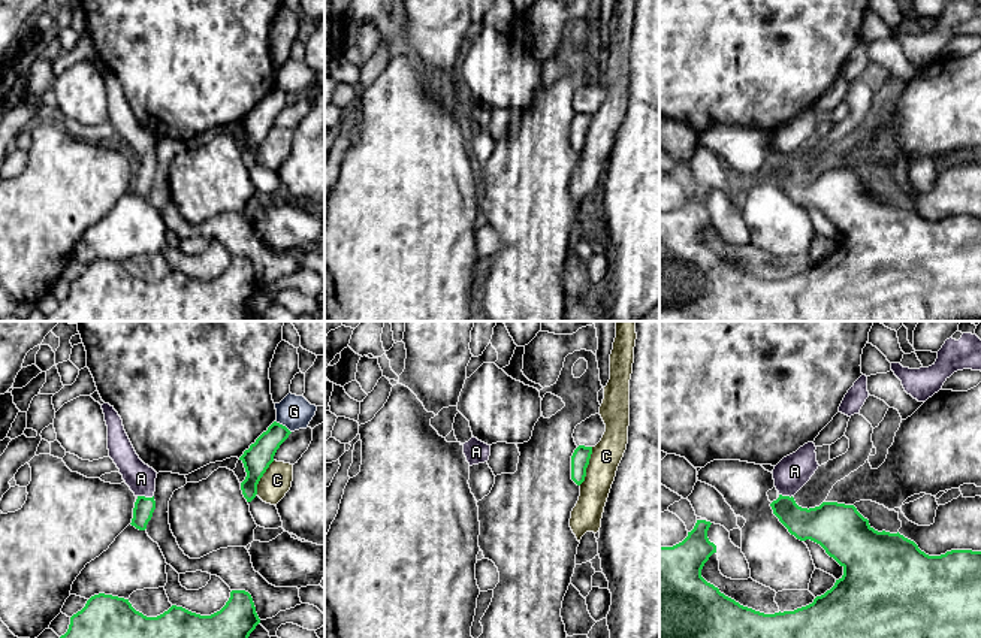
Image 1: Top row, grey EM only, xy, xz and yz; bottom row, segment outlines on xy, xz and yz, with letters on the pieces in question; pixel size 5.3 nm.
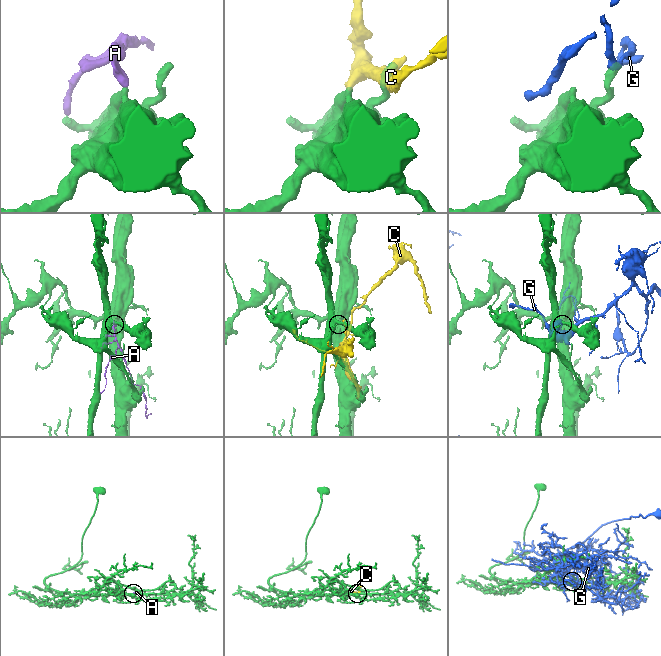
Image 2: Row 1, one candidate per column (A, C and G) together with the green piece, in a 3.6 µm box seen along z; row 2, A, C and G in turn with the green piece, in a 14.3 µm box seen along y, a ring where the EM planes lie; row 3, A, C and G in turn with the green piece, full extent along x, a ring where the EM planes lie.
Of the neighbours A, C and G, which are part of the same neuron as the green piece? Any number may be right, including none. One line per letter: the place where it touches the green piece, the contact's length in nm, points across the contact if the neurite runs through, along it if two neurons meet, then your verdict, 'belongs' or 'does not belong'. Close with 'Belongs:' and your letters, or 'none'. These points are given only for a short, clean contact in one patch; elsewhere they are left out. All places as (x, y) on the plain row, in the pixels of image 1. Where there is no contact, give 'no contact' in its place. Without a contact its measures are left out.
A: contact xy (144, 162); length 90 nm; way xy (144, 172), (144, 162), (141, 144); belongs
C: contact xz (586, 132); length 220 nm; does not belong
G: contact xy (281, 90); length 110 nm; does not belong
Belongs: A

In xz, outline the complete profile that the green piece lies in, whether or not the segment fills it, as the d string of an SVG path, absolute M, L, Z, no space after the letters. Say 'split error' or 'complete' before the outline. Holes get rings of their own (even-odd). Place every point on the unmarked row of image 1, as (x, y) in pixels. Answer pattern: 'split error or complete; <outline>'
complete; M579 111L571 121L571 145L580 151L586 142L586 133L592 120L592 112Z

